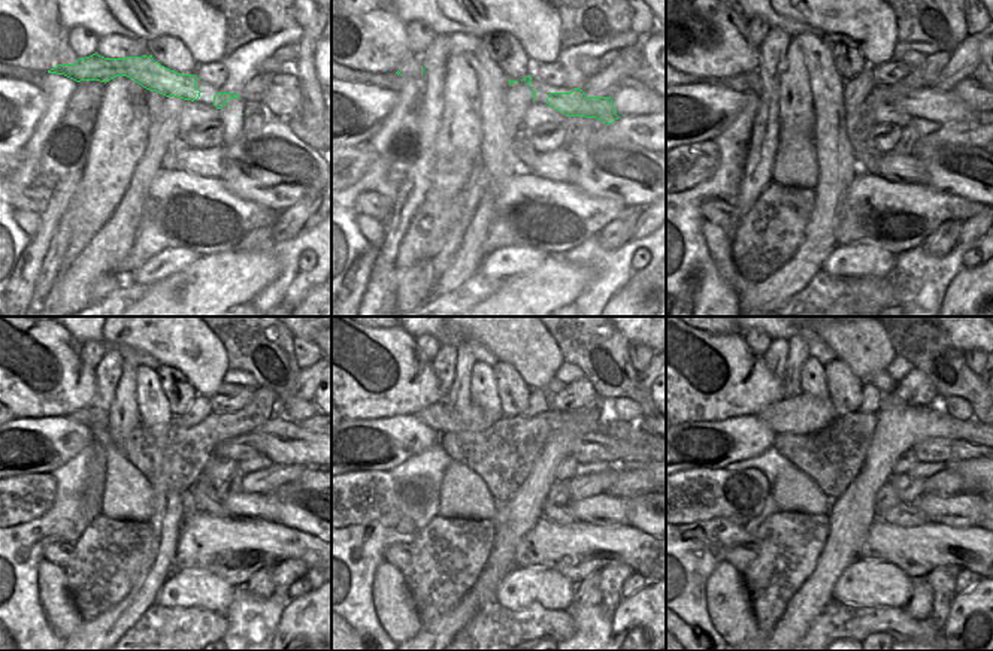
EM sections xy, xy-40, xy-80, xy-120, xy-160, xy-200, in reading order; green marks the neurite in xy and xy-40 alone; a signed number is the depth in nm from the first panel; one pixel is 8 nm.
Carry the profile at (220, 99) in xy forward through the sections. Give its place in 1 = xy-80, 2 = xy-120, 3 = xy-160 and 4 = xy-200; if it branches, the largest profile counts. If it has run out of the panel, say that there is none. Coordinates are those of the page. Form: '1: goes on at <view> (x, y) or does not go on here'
1: goes on at xy-80 (939, 105)
2: goes on at xy-120 (275, 439)
3: goes on at xy-160 (618, 439)
4: goes on at xy-200 (937, 450)

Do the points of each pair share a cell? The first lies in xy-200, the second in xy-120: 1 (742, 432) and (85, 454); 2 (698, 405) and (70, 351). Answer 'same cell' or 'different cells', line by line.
1: different cells
2: same cell

